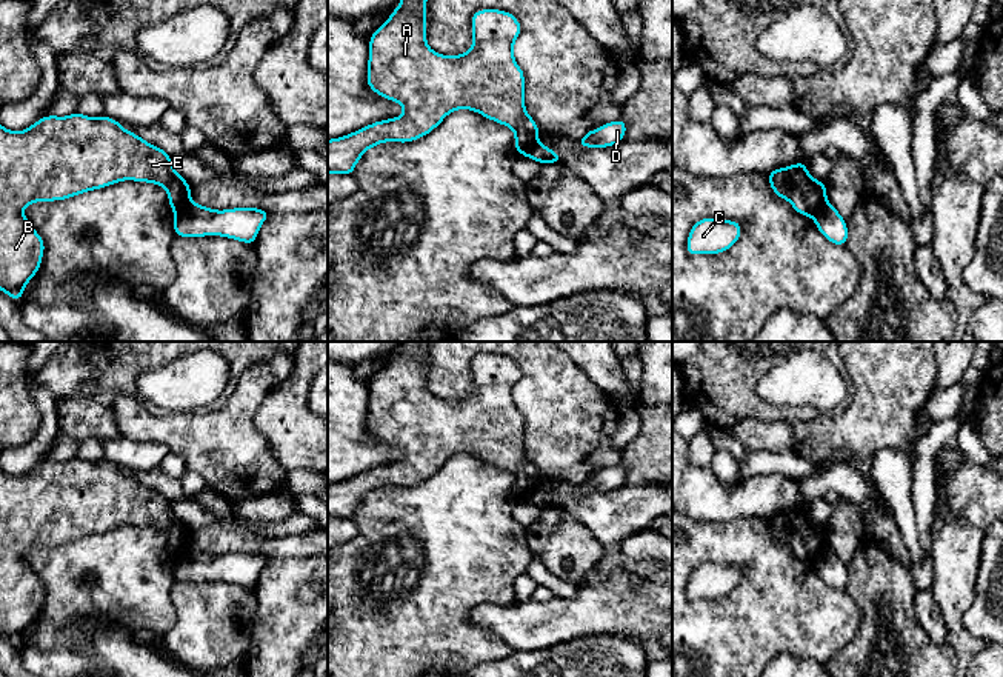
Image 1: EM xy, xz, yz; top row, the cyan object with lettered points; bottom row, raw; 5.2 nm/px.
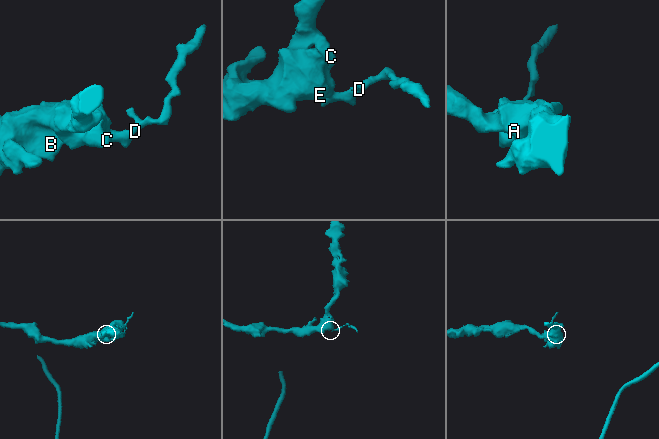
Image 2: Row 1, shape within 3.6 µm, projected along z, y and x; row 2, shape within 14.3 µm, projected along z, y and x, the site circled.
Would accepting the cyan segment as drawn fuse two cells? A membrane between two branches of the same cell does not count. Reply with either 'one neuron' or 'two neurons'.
two neurons

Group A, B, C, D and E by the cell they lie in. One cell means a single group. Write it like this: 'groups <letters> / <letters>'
groups A B C E / D

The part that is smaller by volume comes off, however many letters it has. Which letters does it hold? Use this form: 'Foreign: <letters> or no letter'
Foreign: D

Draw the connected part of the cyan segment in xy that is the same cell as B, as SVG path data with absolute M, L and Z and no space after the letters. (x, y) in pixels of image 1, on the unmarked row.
M80 457L66 462L45 460L25 475L9 475L0 469L0 635L14 646L22 645L23 634L40 614L45 586L23 560L28 549L66 545L125 525L155 528L165 532L174 559L192 546L191 529L175 515L171 500L135 477L126 475L109 460L95 463Z

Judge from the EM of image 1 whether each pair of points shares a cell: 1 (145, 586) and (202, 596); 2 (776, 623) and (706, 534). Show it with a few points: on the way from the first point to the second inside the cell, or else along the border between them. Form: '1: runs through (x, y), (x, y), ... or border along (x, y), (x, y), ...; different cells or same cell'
1: border along (174, 580), (171, 588), (174, 625), (171, 628); different cells
2: runs through (776, 597), (776, 590), (733, 546); same cell

